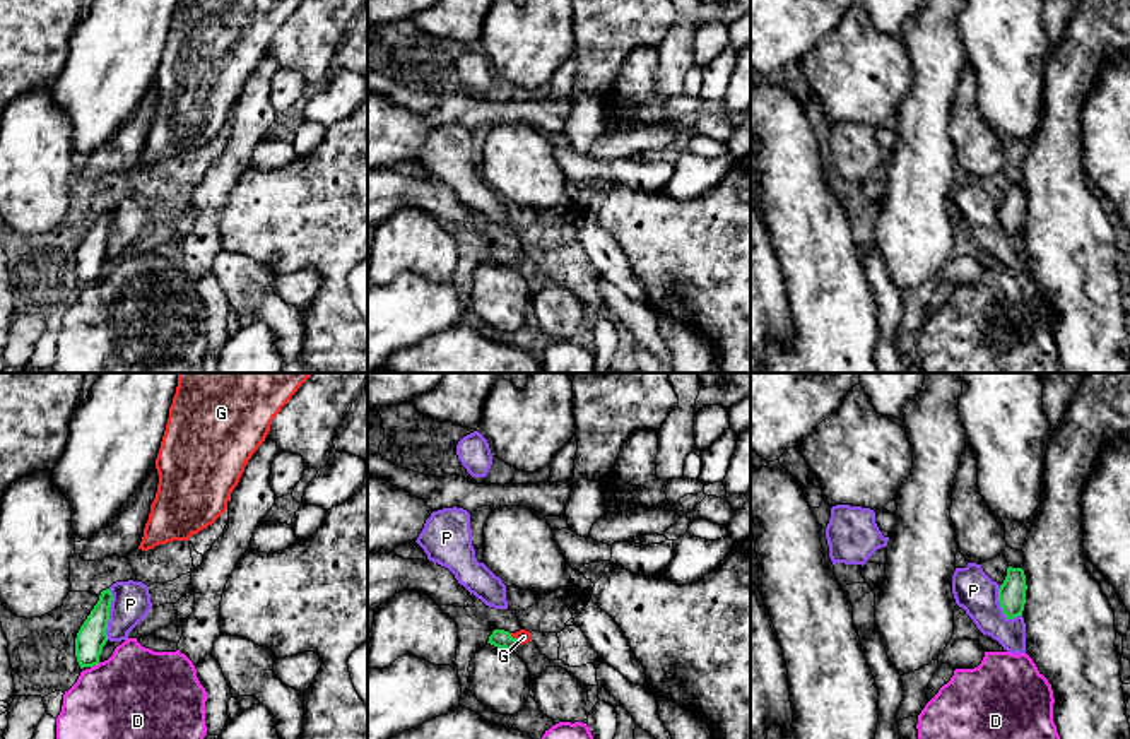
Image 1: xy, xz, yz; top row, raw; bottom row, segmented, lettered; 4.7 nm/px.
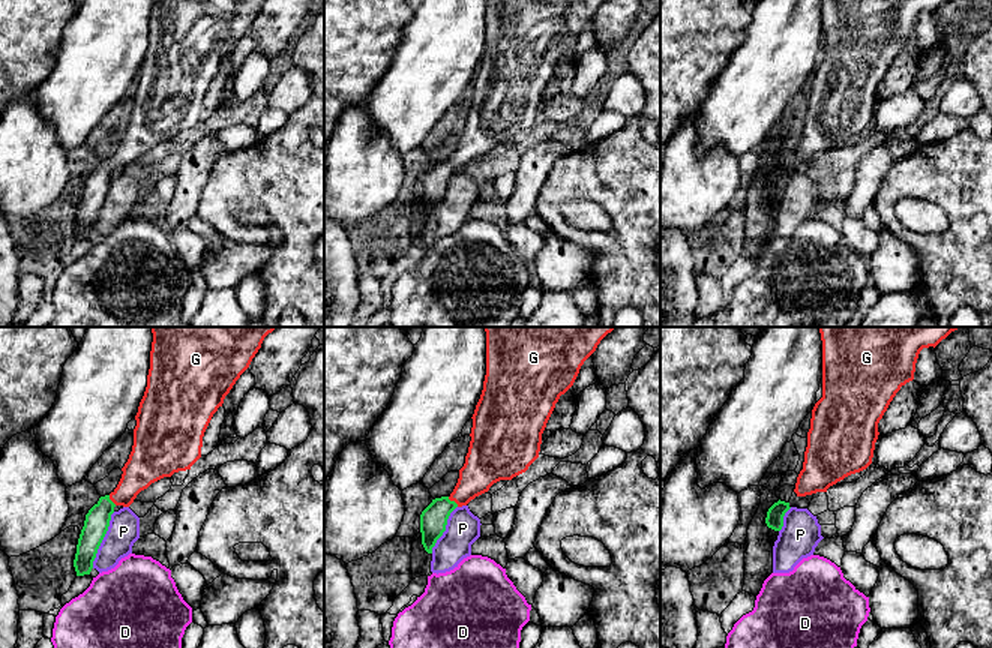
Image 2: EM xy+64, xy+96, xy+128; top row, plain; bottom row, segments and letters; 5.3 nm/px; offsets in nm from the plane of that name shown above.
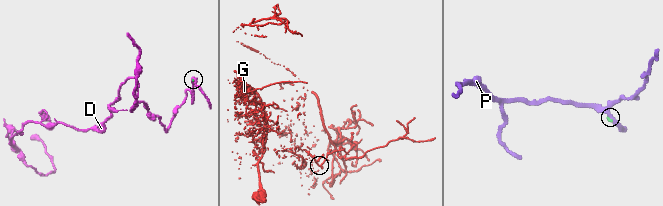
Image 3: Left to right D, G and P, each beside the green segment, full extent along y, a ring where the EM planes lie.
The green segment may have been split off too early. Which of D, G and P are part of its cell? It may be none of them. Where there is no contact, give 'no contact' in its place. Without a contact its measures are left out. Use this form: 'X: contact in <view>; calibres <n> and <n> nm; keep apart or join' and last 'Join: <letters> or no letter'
D: contact in xy; calibres 140 and 480 nm; keep apart
G: contact in xz; calibres 90 and 60 nm; join
P: contact in xy; calibres 140 and 180 nm; keep apart
Join: G

